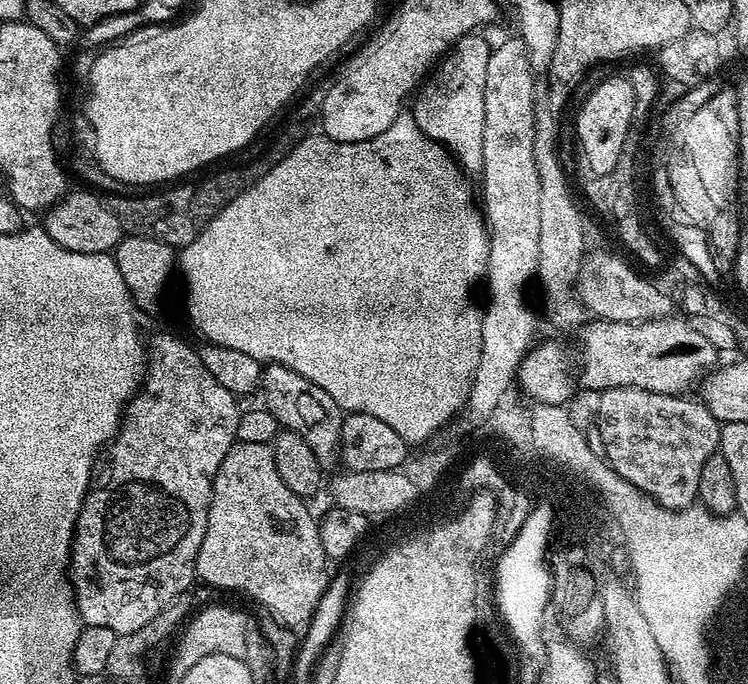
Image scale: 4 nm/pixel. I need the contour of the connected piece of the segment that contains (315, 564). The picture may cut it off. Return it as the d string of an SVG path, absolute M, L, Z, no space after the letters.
M239 441L222 458L212 487L212 501L206 522L206 534L196 559L196 575L216 588L229 588L232 592L245 592L264 607L263 611L279 624L293 630L307 625L319 599L328 586L330 561L322 550L320 525L317 517L308 513L305 501L286 487L286 482L274 466L271 443Z

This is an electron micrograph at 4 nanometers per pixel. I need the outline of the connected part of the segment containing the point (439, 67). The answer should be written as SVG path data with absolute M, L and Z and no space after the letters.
M480 34L462 37L444 53L411 101L410 119L415 128L422 130L422 134L426 134L429 140L441 144L468 174L479 173L482 169L482 126L486 123L486 62L490 62L491 53L490 44Z

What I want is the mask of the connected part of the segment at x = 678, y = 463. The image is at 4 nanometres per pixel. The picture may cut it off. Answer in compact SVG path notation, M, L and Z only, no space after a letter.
M605 388L603 392L595 397L596 399L596 428L600 431L600 444L603 459L608 467L612 468L631 486L636 492L645 492L651 500L661 504L663 508L690 508L693 507L694 501L697 499L696 491L698 490L698 474L702 474L702 466L706 462L706 458L717 455L720 446L720 429L721 421L714 418L714 414L699 399L685 398L679 396L663 396L662 394L654 394L650 390L638 390L637 388Z

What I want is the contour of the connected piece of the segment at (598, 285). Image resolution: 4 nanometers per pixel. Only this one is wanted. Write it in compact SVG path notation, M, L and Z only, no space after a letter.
M589 251L580 263L574 296L583 304L585 313L598 320L631 324L640 320L663 320L671 313L668 311L674 308L674 301L663 287L653 284L643 280L622 257L611 256L608 252Z

